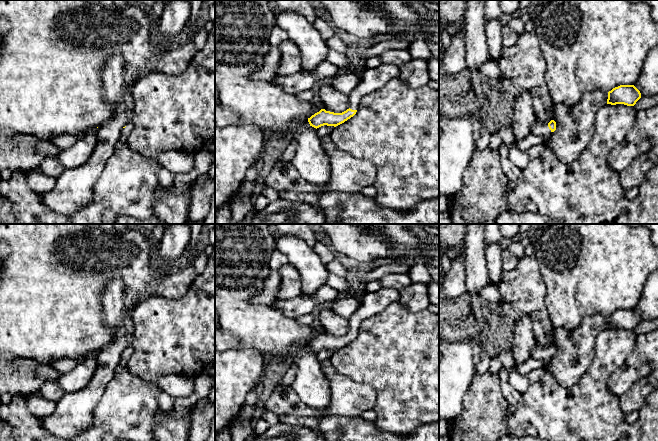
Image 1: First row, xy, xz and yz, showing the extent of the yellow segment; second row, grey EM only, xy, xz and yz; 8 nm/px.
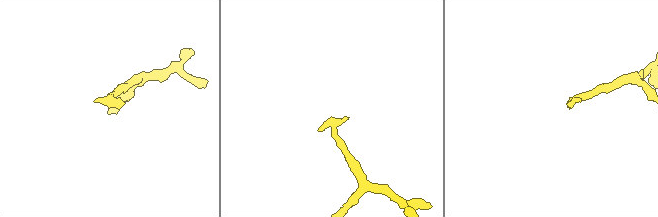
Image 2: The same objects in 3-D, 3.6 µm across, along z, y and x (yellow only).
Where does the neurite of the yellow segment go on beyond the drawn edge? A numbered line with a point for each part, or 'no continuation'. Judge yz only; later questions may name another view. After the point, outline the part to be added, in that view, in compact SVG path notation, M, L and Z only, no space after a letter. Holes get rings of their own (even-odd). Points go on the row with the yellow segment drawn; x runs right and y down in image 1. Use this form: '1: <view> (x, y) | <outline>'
1: yz (540, 129) | M535 121L531 127L533 133L537 136L548 137L551 135L551 130L548 127L548 124L543 124Z

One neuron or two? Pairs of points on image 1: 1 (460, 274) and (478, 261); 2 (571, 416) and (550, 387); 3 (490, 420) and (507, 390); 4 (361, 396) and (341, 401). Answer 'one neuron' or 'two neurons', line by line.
1: two neurons
2: one neuron
3: two neurons
4: one neuron

